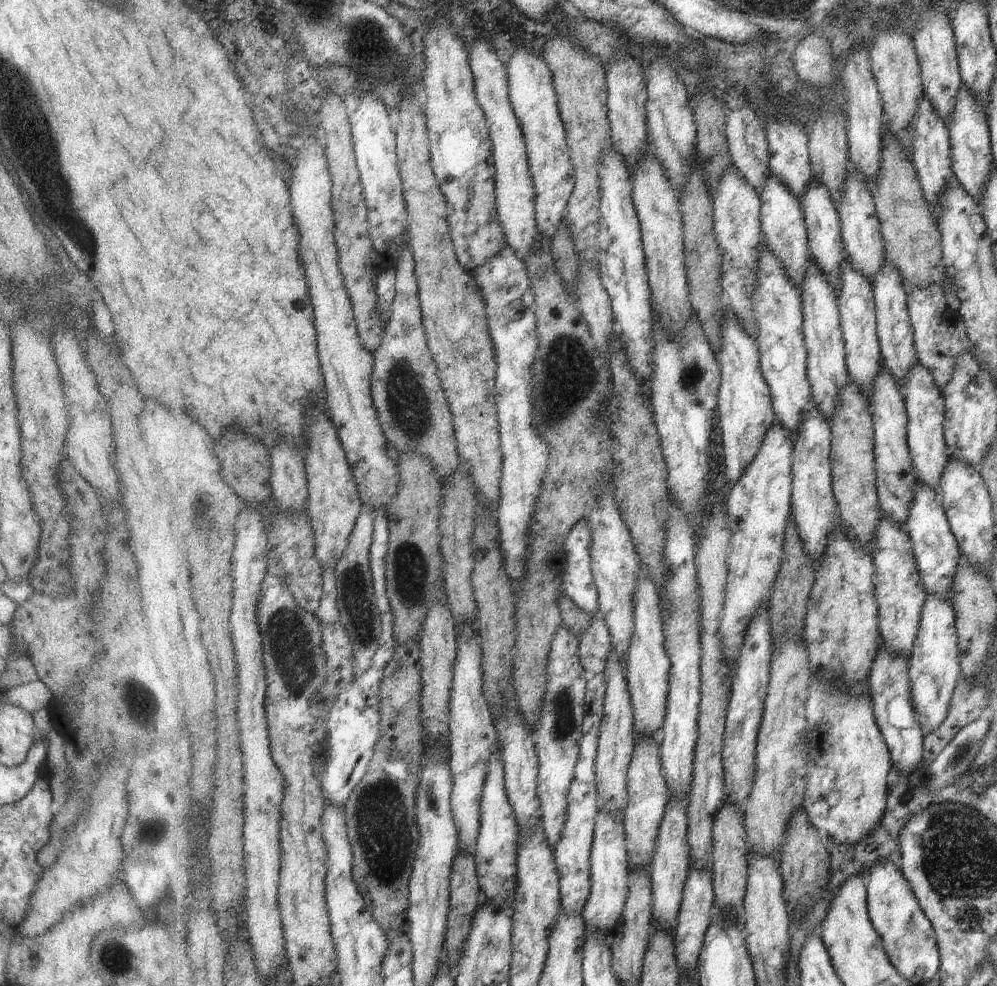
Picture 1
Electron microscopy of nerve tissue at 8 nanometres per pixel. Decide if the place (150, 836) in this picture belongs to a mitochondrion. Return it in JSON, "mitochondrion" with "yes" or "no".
{"mitochondrion":"yes"}

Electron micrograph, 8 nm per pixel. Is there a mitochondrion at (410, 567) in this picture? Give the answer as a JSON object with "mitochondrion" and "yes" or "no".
{"mitochondrion":"yes"}

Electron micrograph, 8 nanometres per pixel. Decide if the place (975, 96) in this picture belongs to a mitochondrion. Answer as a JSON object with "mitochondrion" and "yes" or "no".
{"mitochondrion":"no"}

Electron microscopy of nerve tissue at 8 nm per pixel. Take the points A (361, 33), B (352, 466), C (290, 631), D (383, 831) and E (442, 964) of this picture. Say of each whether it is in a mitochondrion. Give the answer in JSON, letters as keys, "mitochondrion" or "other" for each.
{"A":"mitochondrion","B":"other","C":"mitochondrion","D":"mitochondrion","E":"other"}

